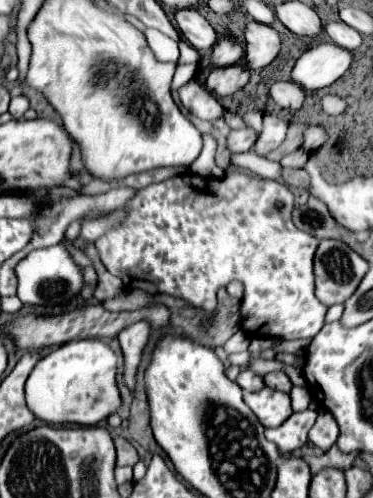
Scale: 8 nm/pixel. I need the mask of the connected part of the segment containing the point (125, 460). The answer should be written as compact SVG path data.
M113 436L115 448L117 448L117 466L133 466L139 460L137 450L121 436Z

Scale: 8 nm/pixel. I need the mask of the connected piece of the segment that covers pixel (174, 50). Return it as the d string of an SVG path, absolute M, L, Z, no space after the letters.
M145 30L145 38L161 62L179 64L179 48L175 40L161 34L159 30Z

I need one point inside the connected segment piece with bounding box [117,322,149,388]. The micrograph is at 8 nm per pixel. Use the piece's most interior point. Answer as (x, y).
(133, 338)

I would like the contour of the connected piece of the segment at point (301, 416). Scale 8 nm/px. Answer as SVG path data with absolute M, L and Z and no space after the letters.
M303 410L293 412L281 426L265 430L265 438L273 444L277 444L281 454L291 454L299 450L307 442L307 434L313 428L317 420L315 410Z

